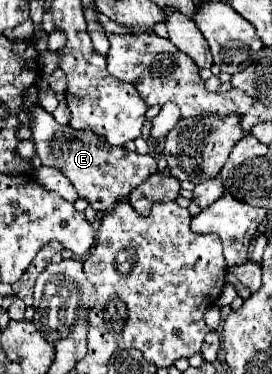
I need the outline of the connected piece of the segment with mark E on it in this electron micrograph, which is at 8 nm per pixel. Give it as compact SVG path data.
M34 106L32 112L32 140L36 144L38 158L44 166L58 168L72 182L78 192L78 198L88 200L88 204L98 212L114 210L120 202L126 200L126 196L134 188L138 188L158 168L154 156L140 156L138 152L128 152L126 148L110 146L104 136L98 136L92 130L74 130L72 126L62 126L42 106Z

